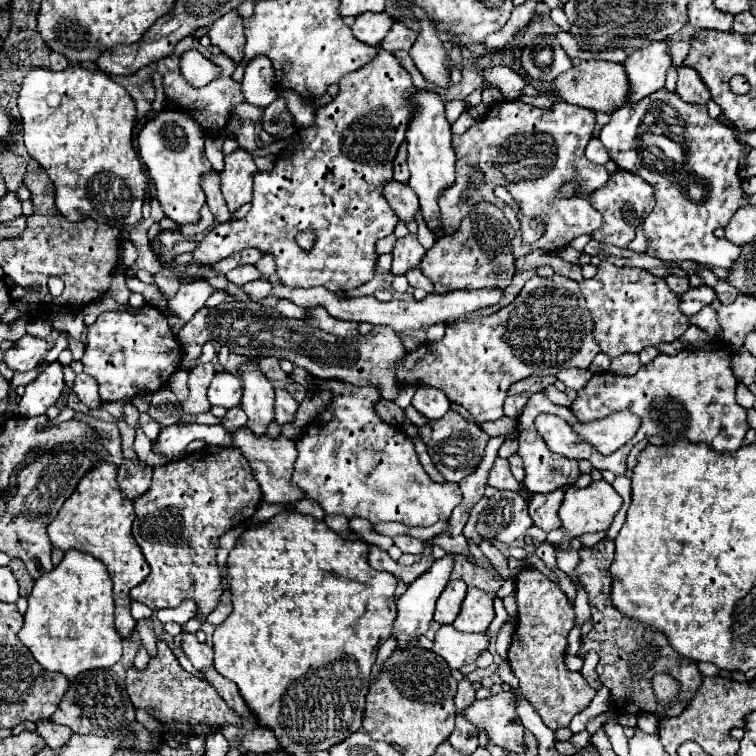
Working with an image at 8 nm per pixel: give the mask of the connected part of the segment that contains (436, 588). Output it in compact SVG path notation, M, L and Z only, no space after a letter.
M445 555L443 559L437 559L437 561L433 563L433 567L431 567L427 573L423 573L419 579L415 579L415 581L407 587L407 591L399 597L399 601L397 601L399 613L397 613L393 631L391 631L391 637L397 639L397 649L415 647L415 645L417 645L417 639L429 631L431 621L433 621L435 601L437 601L437 597L441 595L441 591L445 589L445 585L449 583L451 569L453 569L453 555Z

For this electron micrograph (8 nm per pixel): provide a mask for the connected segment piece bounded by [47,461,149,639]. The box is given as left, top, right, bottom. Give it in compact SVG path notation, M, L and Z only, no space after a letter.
M101 461L91 469L77 485L75 493L65 501L59 515L49 523L47 533L55 549L85 551L95 559L103 561L113 579L113 599L115 599L115 629L123 639L131 639L135 631L135 619L131 617L131 597L129 591L143 583L149 575L147 561L131 535L133 525L133 501L125 497L117 483L117 467L113 463Z

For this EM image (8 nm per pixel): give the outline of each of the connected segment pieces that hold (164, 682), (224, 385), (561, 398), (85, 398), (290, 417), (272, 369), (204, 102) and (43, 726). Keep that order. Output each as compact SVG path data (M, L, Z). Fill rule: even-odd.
M159 641L157 649L159 649L157 657L153 657L149 661L145 671L137 671L135 667L127 671L125 689L135 707L139 707L143 711L153 709L155 717L159 717L167 727L181 731L183 735L211 733L211 731L221 729L225 723L233 723L237 727L241 725L241 717L235 715L235 711L231 711L231 707L227 707L227 703L219 697L219 693L205 679L199 679L199 677L187 673L177 663L177 659L171 653L171 649L167 647L167 643Z
M217 373L209 385L207 397L211 405L221 405L221 407L235 407L241 403L241 381L231 375L231 373Z
M551 385L551 387L547 387L547 389L545 389L545 393L547 393L547 397L549 397L553 403L557 403L557 405L565 405L565 407L571 407L569 397L567 397L563 391L557 391L553 385Z
M79 373L73 385L73 393L89 407L89 409L99 409L101 407L101 397L97 393L97 381L89 377L87 373Z
M285 389L275 391L275 421L279 425L295 421L297 409L299 409L299 403Z
M263 357L263 359L259 359L259 369L263 369L263 373L265 373L269 379L287 381L287 375L281 371L279 359L275 359L275 357Z
M185 37L185 39L181 39L179 45L175 45L173 53L171 53L169 57L165 57L163 61L157 63L157 71L163 75L165 95L167 95L169 99L173 99L175 103L179 103L197 123L201 123L205 129L213 129L213 131L223 129L223 127L227 125L227 121L229 121L229 117L231 117L231 107L233 107L233 105L243 103L241 83L233 81L230 77L235 67L236 63L231 58L227 57L227 55L211 55L211 51L207 51L207 47L203 47L195 37ZM189 49L199 51L203 57L207 57L207 59L210 59L221 68L221 73L219 73L219 77L217 77L215 81L211 81L211 83L205 85L205 87L195 89L193 85L189 85L189 83L183 79L183 75L181 75L181 71L179 71L179 59L181 59L181 55L183 55L185 51L189 51Z
M39 721L37 723L37 731L47 741L47 745L51 749L59 749L71 739L71 729L63 727L63 725L55 725L51 721Z

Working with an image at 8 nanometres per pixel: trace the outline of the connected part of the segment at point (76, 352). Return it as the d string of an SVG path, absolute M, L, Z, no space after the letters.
M63 332L63 334L67 337L68 348L71 350L73 356L72 360L80 361L83 357L85 350L84 344L72 338L67 332Z

